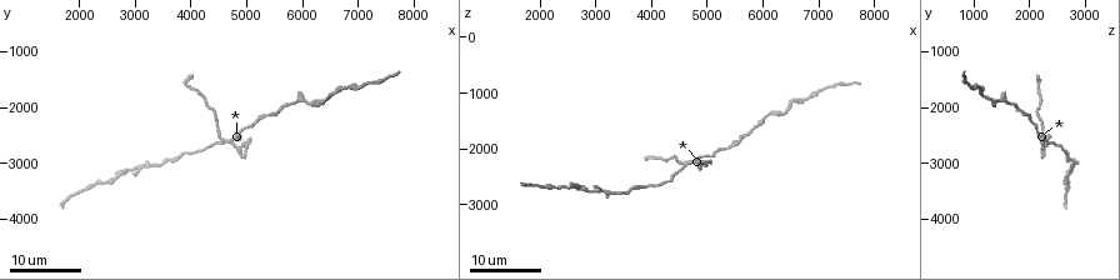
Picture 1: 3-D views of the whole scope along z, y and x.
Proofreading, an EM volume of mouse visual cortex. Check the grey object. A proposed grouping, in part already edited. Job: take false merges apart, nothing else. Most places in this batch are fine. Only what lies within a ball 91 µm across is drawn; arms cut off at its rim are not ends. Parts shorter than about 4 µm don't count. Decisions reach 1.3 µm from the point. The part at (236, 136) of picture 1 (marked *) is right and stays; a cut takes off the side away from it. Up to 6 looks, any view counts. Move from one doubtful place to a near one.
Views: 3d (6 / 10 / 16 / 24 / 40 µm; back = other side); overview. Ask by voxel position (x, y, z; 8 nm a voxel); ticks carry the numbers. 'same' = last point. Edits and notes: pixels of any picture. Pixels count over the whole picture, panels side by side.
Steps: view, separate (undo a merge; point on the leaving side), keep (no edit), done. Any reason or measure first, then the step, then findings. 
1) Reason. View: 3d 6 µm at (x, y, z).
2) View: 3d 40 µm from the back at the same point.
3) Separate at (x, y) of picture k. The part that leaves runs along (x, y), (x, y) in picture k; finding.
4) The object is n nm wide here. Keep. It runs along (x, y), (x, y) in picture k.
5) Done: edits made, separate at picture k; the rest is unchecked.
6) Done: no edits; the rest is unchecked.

Four or more arms meet. View: 3d 24 µm at (4600, 2600, 2300).

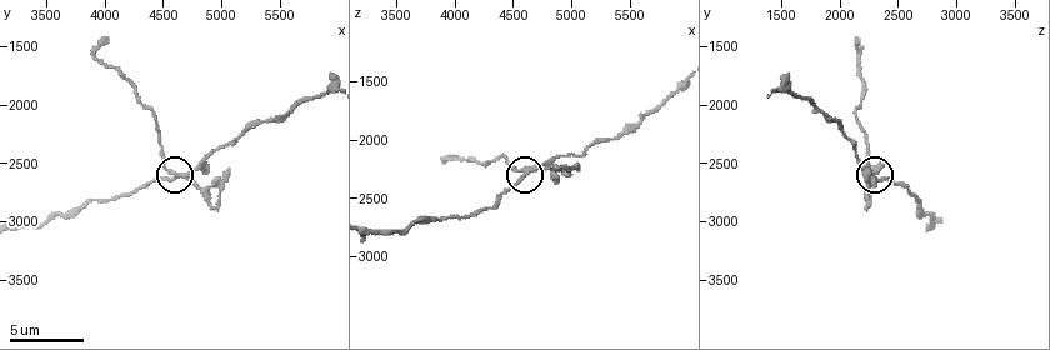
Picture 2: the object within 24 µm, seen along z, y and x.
View: 3d 6 µm at (4600, 2620, 2260).

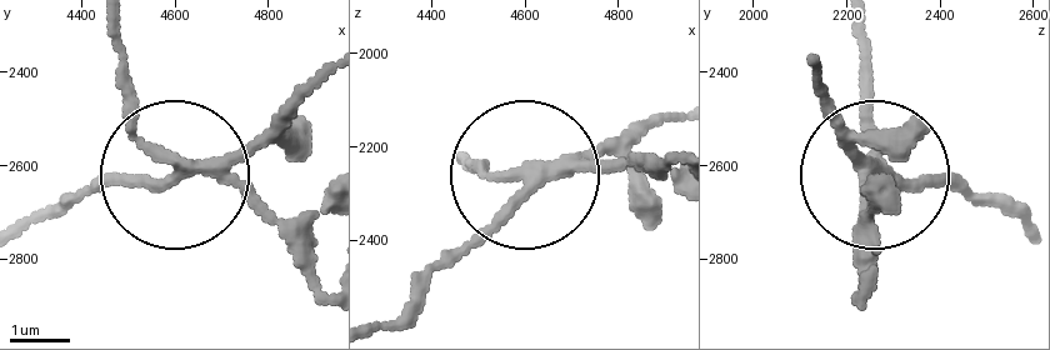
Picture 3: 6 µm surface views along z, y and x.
View: 3d 6 µm from the back at (4595, 2605, 2275).

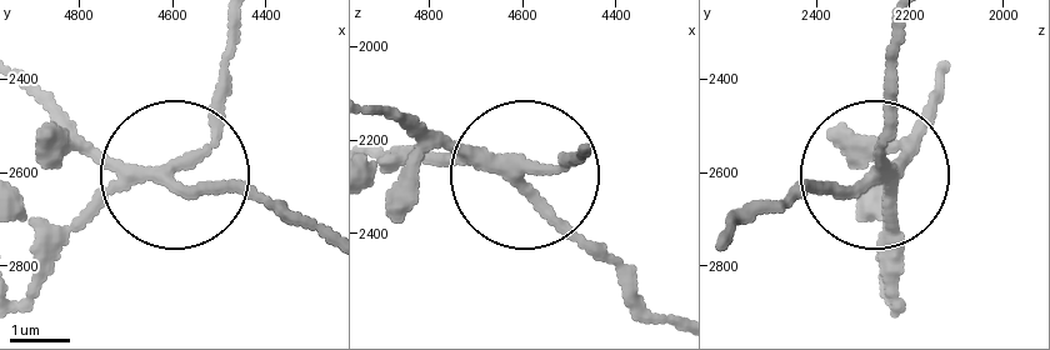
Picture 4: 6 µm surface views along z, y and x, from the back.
Separate at (216, 115) of picture 4. The part that leaves runs along (150, 179), (215, 134), (235, 29) in picture 4; a second cell is stuck on.

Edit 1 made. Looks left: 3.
View: overview.

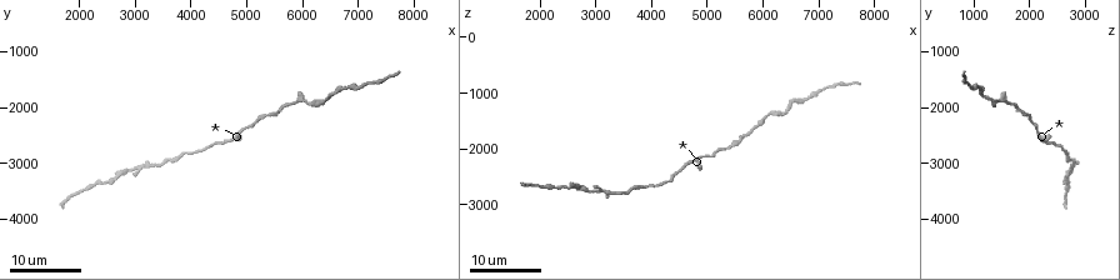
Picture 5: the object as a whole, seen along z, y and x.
Calibre changes. View: 3d 24 µm at (6350, 1850, 1350).

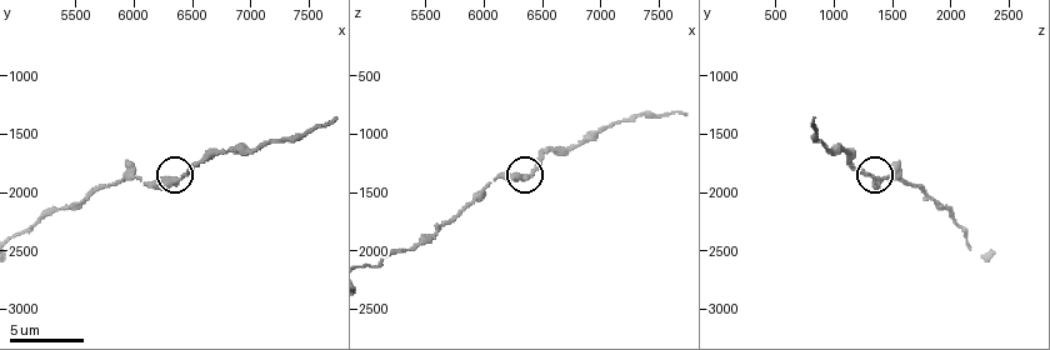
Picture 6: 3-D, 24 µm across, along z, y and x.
Zoom in. View: 3d 6 µm at (6340, 1900, 1360).

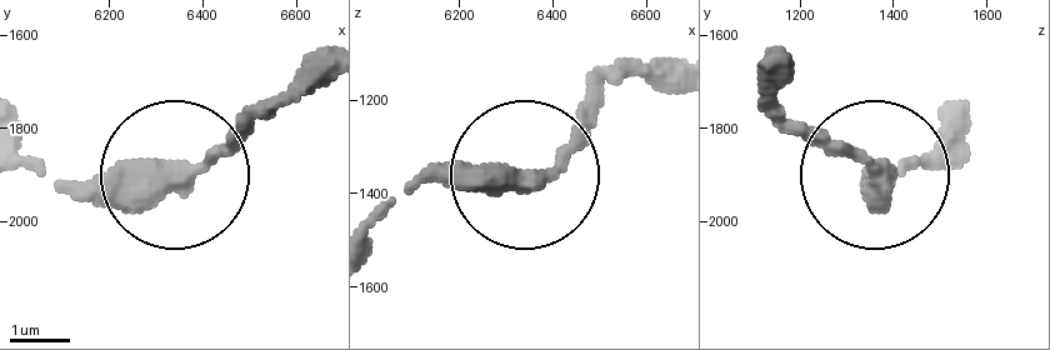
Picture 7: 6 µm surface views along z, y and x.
Keep. It runs along (31, 164), (181, 179), (295, 80) in picture 7; all the same cell.

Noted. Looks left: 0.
Done: edits made, separate at picture 4; the rest is unchecked.

